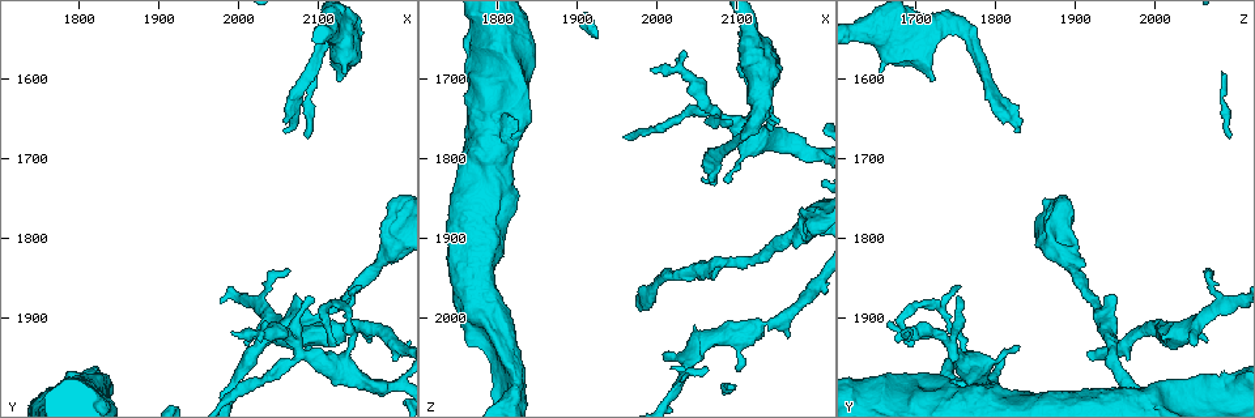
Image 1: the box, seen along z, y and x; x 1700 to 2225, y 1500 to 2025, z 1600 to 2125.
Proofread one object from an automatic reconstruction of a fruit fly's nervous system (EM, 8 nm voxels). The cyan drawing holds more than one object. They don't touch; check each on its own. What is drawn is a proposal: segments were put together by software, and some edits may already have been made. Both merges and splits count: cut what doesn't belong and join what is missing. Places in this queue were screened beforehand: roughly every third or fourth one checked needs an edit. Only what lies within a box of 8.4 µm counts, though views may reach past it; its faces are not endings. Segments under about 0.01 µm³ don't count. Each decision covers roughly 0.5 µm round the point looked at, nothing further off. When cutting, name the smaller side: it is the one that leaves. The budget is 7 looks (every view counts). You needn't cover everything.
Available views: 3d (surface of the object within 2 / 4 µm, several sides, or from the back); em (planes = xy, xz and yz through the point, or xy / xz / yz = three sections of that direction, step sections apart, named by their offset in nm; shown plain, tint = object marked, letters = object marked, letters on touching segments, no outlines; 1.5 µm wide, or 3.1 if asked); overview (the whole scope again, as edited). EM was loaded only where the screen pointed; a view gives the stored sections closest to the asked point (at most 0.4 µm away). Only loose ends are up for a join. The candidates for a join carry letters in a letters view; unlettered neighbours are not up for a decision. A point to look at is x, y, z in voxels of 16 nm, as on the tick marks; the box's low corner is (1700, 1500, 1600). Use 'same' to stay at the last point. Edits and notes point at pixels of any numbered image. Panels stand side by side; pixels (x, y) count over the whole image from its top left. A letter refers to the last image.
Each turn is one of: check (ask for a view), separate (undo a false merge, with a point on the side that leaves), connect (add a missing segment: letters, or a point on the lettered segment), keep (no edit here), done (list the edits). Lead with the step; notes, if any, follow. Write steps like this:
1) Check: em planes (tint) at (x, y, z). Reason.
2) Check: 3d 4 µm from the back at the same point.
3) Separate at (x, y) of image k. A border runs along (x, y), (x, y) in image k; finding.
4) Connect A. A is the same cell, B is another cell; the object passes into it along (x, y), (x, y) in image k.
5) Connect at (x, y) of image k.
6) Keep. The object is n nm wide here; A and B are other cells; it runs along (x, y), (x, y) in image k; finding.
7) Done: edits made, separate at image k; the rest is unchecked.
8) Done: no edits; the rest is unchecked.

Check: em xy step 8 (plain) at (2065, 1840, 2065). Tapers out.

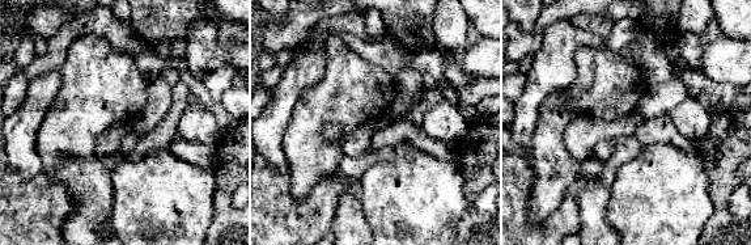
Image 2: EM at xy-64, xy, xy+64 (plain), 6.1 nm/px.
Check: em xy step 8 (tint) at the same point.

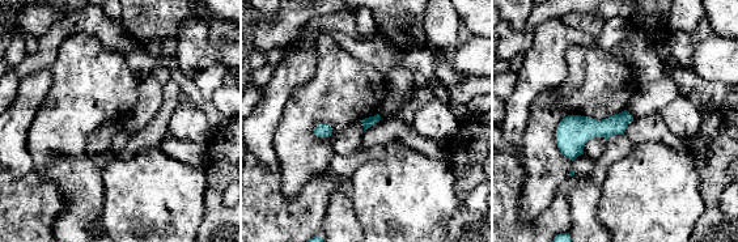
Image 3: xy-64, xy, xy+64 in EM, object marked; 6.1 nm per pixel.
Check: em xy step 8 (letters) at the same point. See the neighbours.

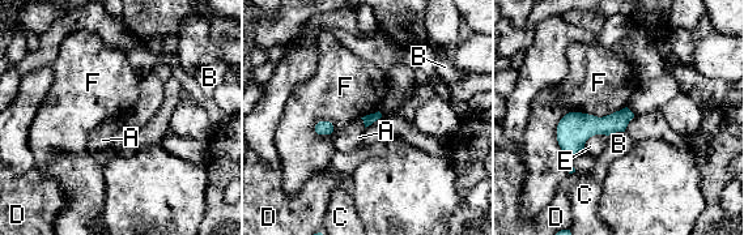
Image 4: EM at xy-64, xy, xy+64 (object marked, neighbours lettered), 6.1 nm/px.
Keep. A, B, C, D, E and F are other cells; a border runs along (626, 106), (568, 112), (560, 149) in image 4; no lettered segment goes on from it.

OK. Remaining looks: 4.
Check: em xz step 4 (tint) at (2010, 1935, 2050). Free end.

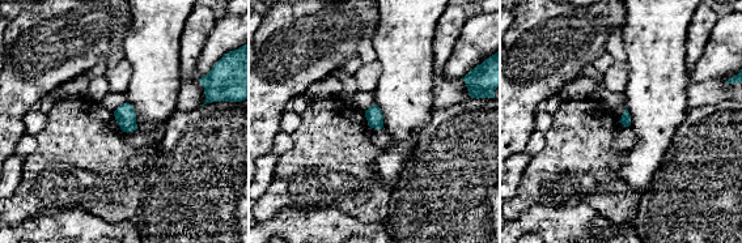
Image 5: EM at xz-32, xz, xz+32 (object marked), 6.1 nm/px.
Check: em planes (letters) at the same point.

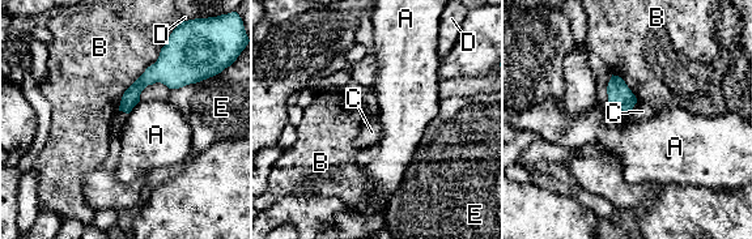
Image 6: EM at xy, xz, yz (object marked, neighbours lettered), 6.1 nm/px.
Keep. A, B, C, D and E are other cells; a border runs along (140, 101), (127, 114) in image 6; no lettered segment goes on from it.

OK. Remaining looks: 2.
Check: em planes (letters) at (2070, 1875, 1950). An open end.

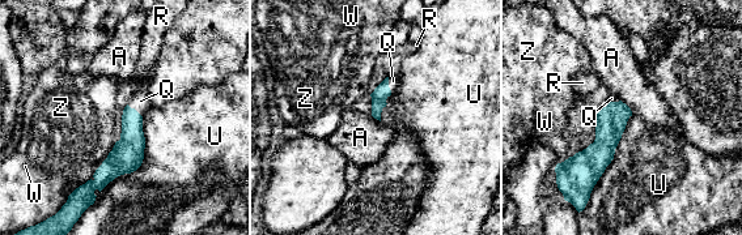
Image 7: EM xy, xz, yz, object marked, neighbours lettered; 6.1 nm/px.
Connect Q. Q is the same cell, A, R, U, W and Z are other cells; the neuron continues.

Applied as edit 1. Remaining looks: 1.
Done: edits made, connect at image 7; the rest is unchecked.

